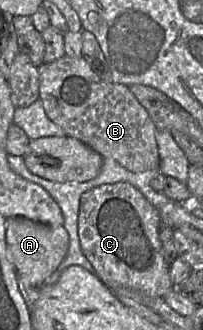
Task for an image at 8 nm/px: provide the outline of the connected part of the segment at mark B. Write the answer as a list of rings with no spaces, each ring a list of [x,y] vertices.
[[[64,55],[38,68],[39,99],[48,118],[66,135],[83,142],[102,157],[114,159],[129,171],[158,169],[157,128],[128,86],[102,81],[83,57]]]

